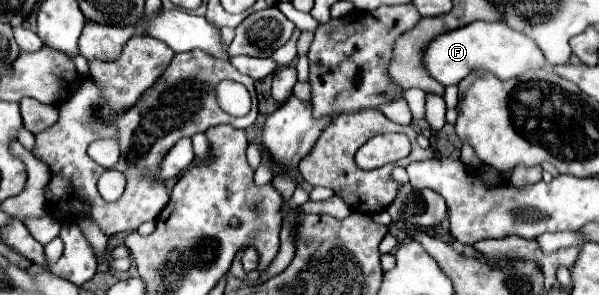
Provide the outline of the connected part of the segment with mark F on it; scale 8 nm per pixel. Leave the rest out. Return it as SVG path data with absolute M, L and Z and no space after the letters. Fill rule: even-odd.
M471 22L453 32L445 32L443 36L435 36L421 52L421 60L429 76L433 76L439 84L451 86L459 84L471 70L485 68L493 72L501 80L515 78L531 68L543 68L545 58L535 42L523 36L517 30L511 30L503 22Z

